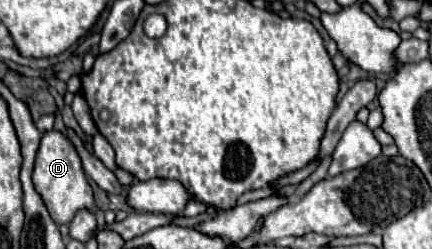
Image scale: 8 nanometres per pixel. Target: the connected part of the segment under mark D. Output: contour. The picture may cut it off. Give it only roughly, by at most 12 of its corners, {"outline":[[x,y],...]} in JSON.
{"outline":[[44,133],[32,183],[56,225],[95,206],[68,137]]}

